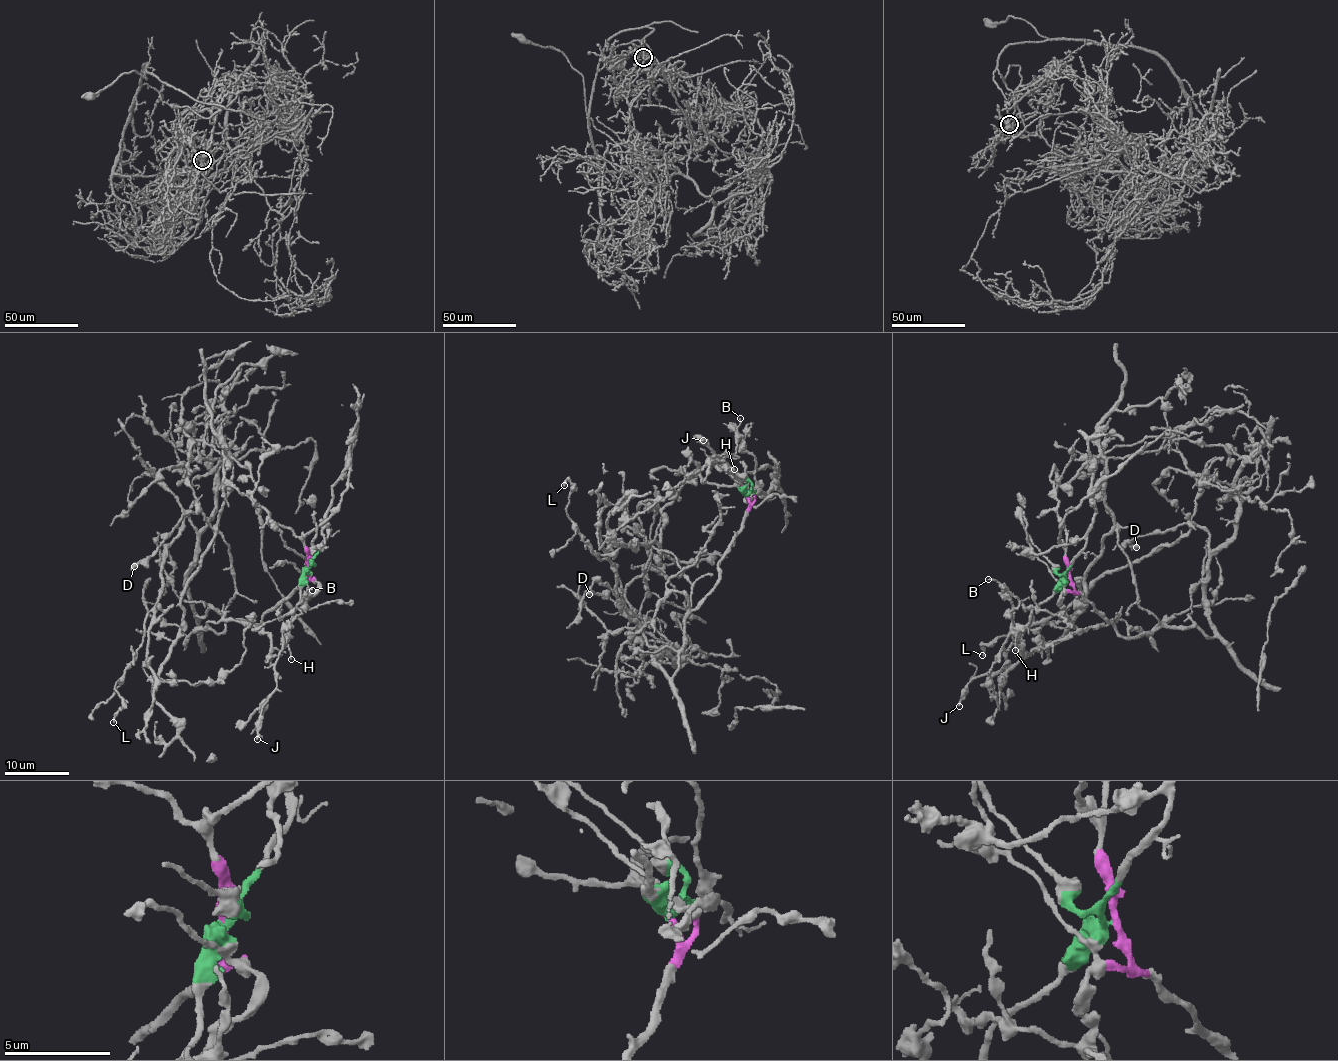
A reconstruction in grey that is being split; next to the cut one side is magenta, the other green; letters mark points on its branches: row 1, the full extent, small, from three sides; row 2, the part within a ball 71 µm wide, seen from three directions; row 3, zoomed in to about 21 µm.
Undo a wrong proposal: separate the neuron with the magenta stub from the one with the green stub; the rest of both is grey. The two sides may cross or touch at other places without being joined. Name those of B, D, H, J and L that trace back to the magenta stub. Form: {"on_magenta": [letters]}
{"on_magenta": ["D", "L"]}

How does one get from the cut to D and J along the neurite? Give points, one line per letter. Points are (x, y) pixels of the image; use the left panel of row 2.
D: (306, 566), (307, 580), (257, 623), (214, 606), (195, 613), (186, 573), (197, 527), (185, 513), (134, 566)
J: (306, 566), (302, 597), (291, 615), (291, 636), (275, 664), (277, 687), (259, 716), (257, 740)

